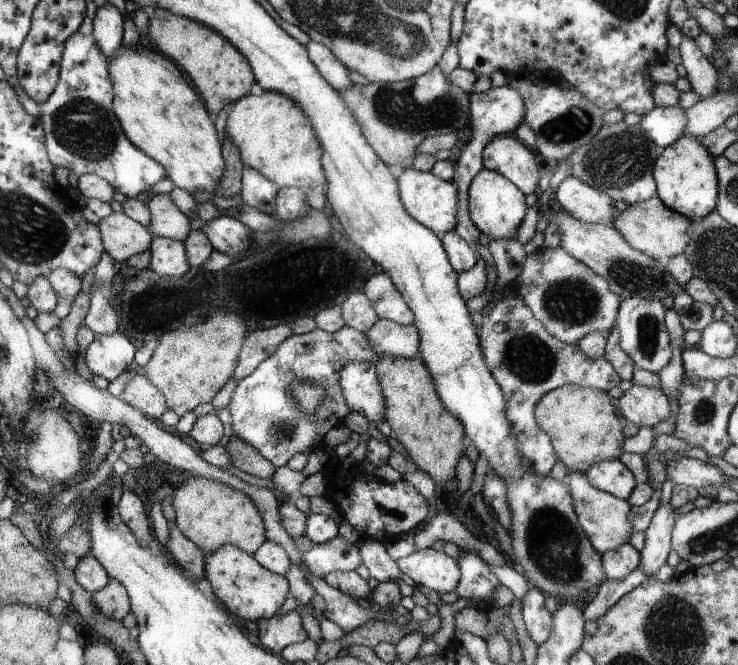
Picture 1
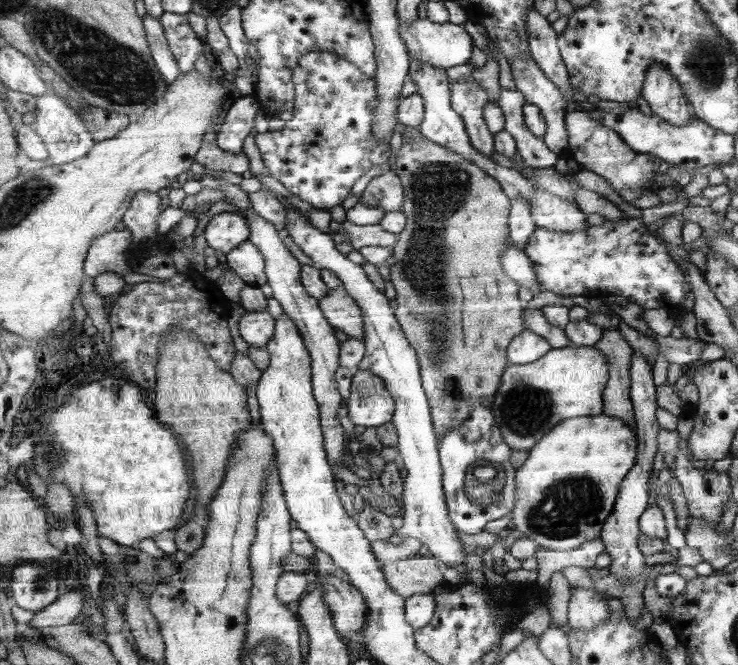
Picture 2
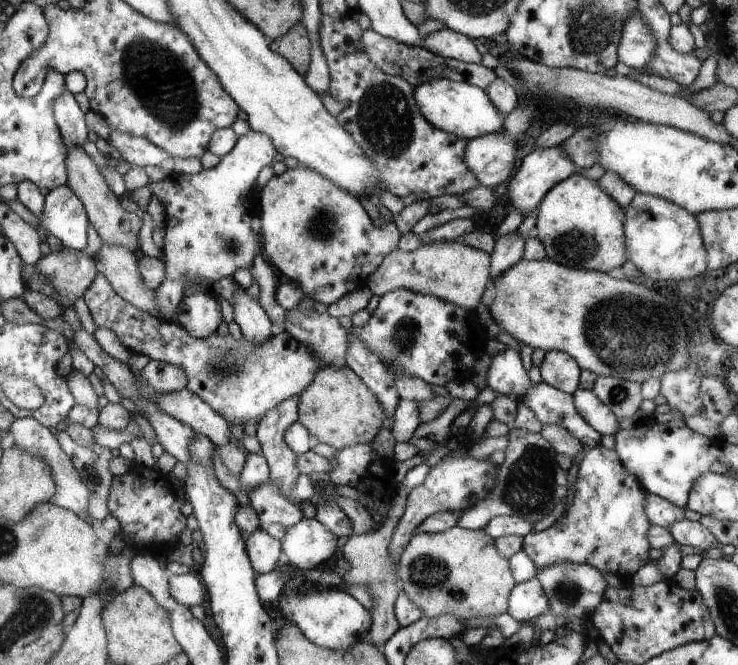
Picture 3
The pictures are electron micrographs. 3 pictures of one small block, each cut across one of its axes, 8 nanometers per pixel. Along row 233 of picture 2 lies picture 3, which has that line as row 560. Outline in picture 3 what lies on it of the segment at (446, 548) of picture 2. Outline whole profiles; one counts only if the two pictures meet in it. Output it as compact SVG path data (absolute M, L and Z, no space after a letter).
M303 518L289 526L282 546L283 562L302 571L321 568L339 553L336 536L314 518Z

